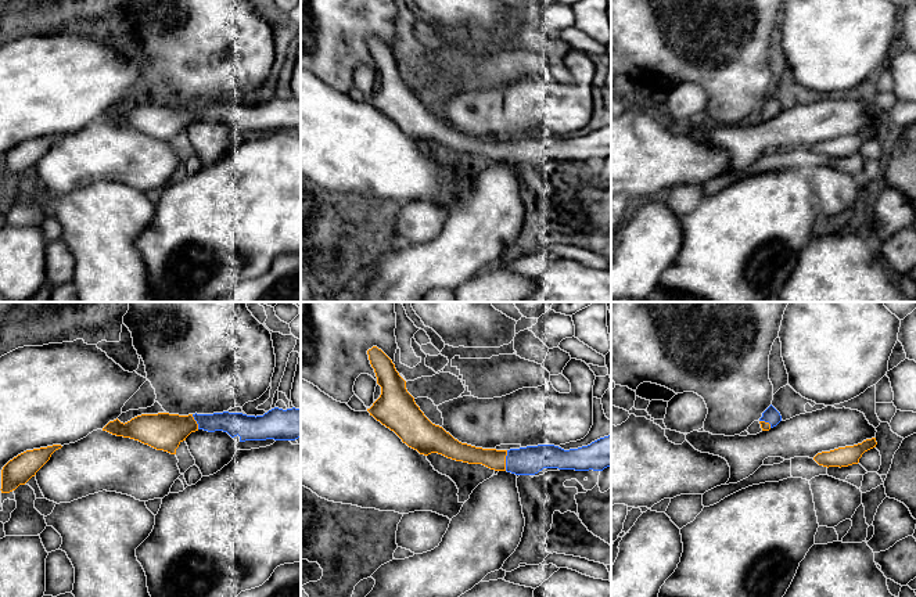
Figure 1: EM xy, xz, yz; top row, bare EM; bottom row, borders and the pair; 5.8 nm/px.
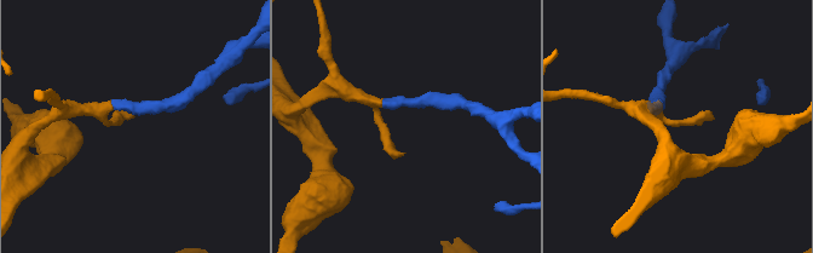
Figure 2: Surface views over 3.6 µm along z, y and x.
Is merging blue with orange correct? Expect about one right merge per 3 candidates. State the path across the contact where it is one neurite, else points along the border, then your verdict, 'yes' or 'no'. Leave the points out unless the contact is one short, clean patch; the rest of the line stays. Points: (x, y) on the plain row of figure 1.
across xz (530, 150), (506, 150), (494, 148) | yes

